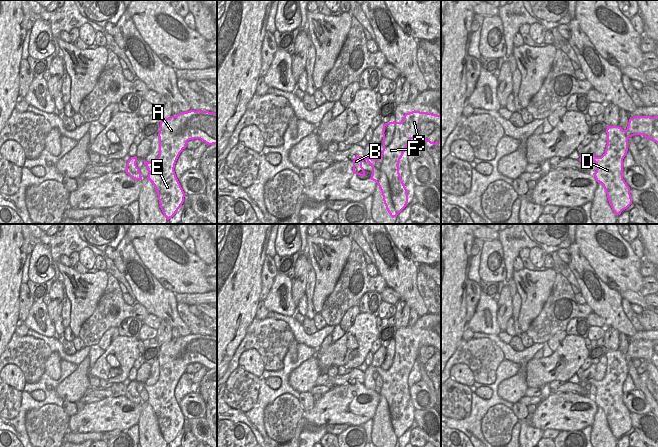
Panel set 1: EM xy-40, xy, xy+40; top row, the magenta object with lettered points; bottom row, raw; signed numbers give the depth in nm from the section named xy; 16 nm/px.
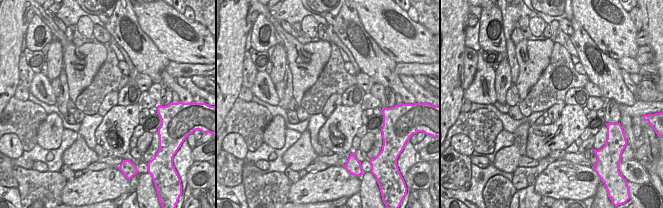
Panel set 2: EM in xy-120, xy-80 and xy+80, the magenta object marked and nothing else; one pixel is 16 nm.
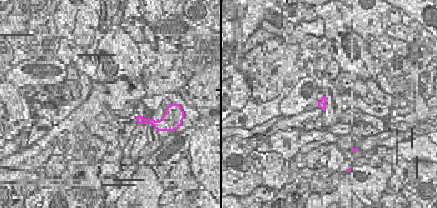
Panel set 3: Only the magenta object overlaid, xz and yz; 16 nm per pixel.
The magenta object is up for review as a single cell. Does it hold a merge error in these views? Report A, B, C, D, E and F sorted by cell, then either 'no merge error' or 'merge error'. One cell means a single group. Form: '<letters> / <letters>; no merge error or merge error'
A B C D E F; no merge error

